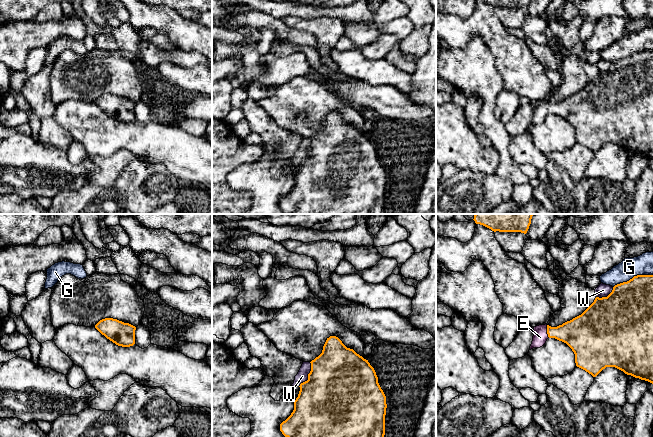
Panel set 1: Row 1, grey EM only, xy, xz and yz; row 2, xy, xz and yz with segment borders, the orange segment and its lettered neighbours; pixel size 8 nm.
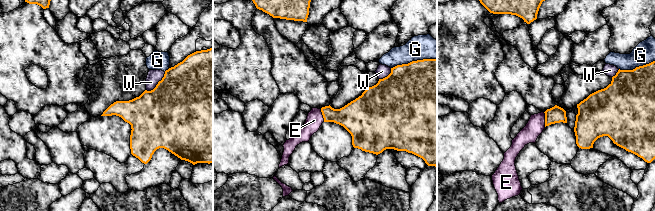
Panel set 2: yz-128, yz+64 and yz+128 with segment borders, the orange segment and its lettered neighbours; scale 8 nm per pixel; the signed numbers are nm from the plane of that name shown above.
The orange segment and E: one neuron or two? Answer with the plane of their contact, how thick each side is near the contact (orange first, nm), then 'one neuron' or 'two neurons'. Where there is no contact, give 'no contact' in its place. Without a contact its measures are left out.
contact in yz; calibres 260 and 120 nm; one neuron

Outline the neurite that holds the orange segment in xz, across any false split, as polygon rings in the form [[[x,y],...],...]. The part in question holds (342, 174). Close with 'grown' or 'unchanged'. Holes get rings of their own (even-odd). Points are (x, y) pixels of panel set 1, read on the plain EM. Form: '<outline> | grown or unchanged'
[[[336,112],[327,114],[322,129],[311,138],[308,156],[300,160],[291,191],[280,200],[287,214],[384,214],[386,172],[368,136],[347,124]]] | unchanged

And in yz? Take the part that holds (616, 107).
[[[637,51],[617,60],[607,73],[596,73],[579,92],[557,103],[547,100],[534,103],[530,126],[542,123],[548,114],[566,119],[575,130],[576,142],[596,153],[606,143],[615,143],[627,151],[653,160],[653,51]]] | grown

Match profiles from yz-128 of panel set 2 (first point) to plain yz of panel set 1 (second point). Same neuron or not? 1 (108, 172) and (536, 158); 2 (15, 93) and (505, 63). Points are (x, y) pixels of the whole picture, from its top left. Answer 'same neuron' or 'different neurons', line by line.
1: different neurons
2: same neuron

